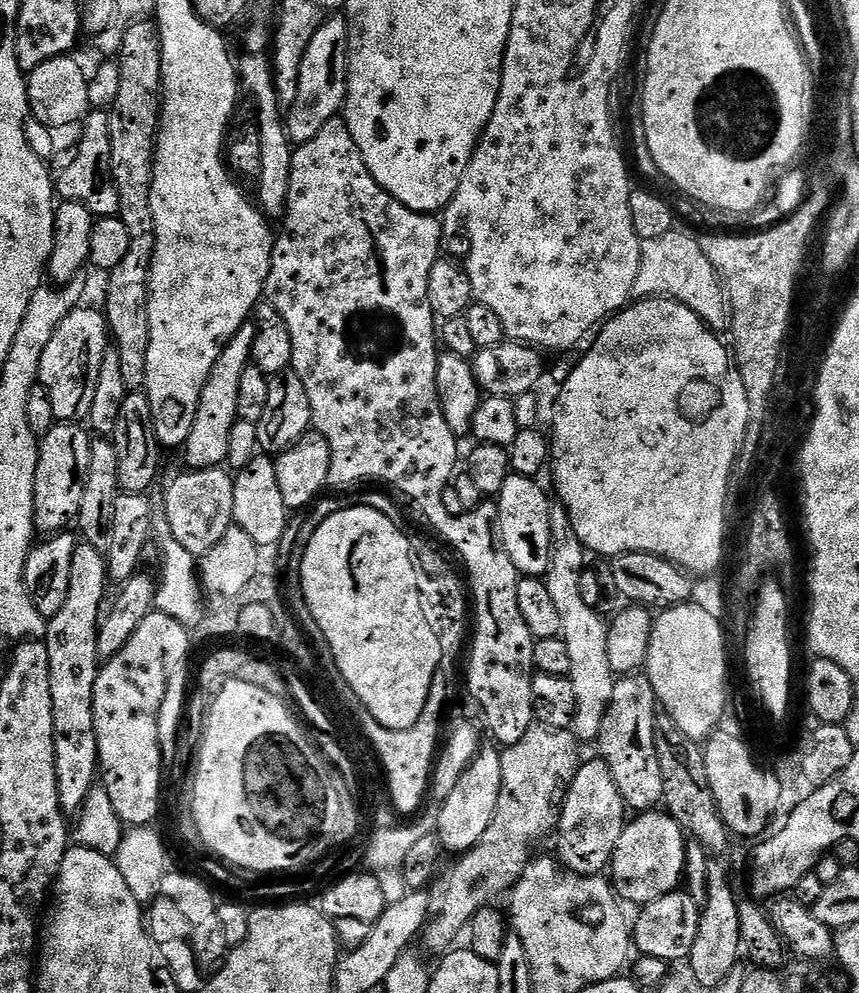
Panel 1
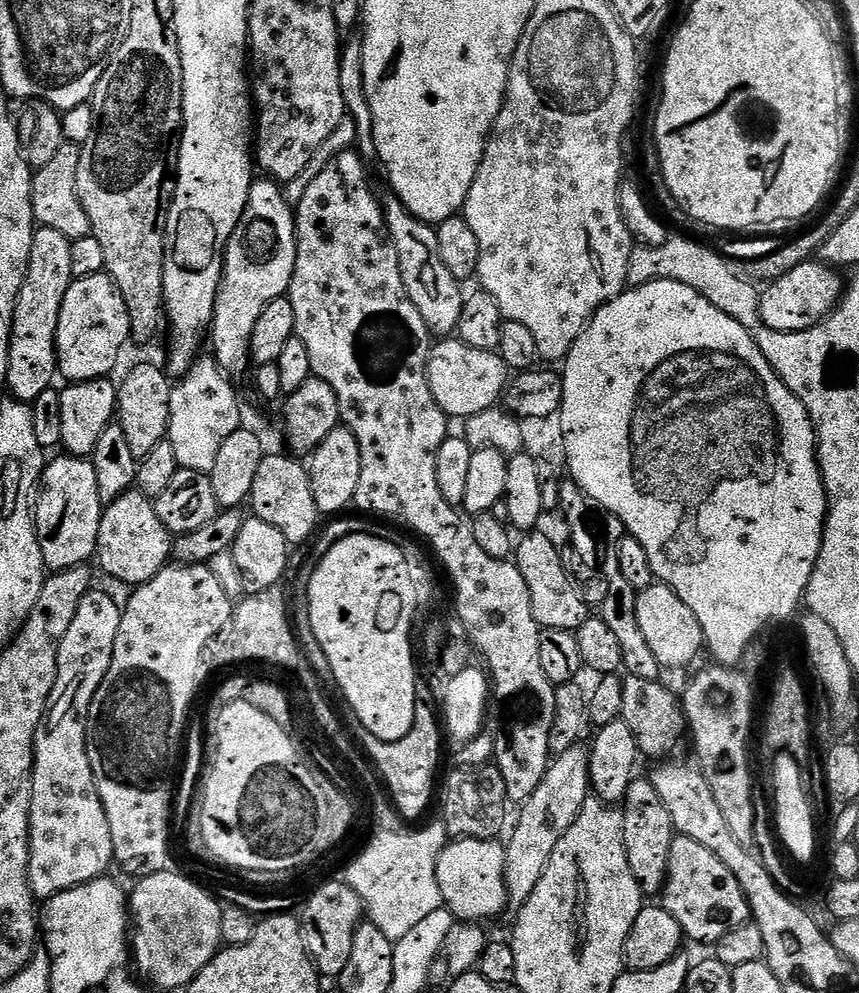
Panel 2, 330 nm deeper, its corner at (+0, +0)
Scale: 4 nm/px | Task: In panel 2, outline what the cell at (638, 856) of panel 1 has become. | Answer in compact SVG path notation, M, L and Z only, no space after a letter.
M677 835L673 839L663 896L662 906L676 919L689 941L715 945L728 932L750 920L746 894L742 894L738 878L734 878L734 874L730 874L730 870L726 870L726 866L722 866L722 862L718 862L710 850L706 850L706 846L698 846L694 838Z

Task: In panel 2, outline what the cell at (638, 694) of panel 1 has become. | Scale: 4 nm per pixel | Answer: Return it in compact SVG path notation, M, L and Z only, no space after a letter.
M633 779L628 787L628 793L624 795L622 809L624 808L624 849L626 858L630 862L630 870L638 882L640 891L645 897L659 893L664 887L664 879L668 876L668 859L670 858L670 846L674 839L674 829L670 812L666 806L662 806L662 798L658 798L658 792L654 790L651 779Z

